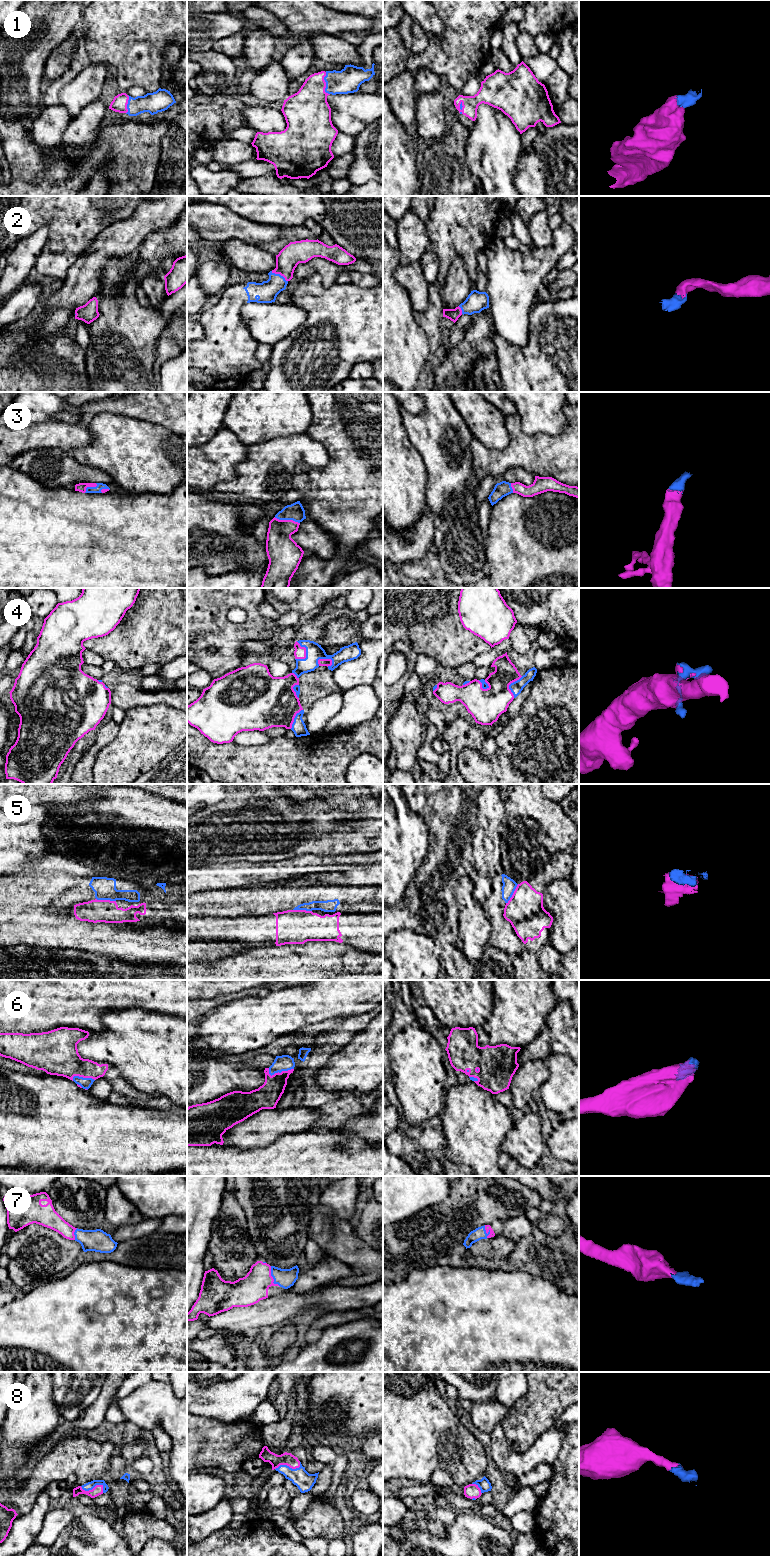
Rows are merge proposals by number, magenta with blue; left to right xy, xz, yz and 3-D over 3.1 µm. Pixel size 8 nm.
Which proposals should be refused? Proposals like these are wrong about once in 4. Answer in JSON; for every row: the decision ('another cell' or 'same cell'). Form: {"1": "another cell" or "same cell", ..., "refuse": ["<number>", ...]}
{"1": "same cell", "2": "same cell", "3": "same cell", "4": "same cell", "5": "another cell", "6": "same cell", "7": "same cell", "8": "same cell", "refuse": ["5"]}

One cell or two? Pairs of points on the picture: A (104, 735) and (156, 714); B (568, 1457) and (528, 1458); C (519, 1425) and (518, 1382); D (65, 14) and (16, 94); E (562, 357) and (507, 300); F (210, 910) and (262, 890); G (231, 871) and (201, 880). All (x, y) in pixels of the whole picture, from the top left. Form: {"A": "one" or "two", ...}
{"A": "two", "B": "two", "C": "two", "D": "one", "E": "two", "F": "one", "G": "one"}

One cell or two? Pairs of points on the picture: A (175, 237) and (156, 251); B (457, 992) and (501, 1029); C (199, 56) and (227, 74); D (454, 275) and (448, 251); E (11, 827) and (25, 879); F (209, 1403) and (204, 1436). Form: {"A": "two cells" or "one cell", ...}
{"A": "one cell", "B": "two cells", "C": "one cell", "D": "two cells", "E": "two cells", "F": "two cells"}

